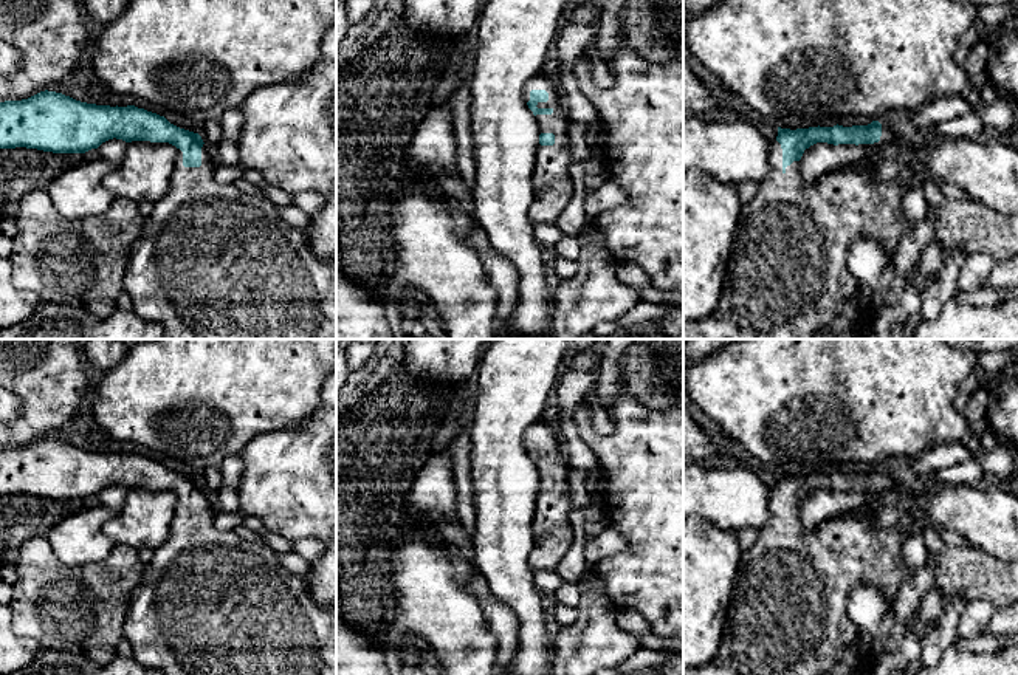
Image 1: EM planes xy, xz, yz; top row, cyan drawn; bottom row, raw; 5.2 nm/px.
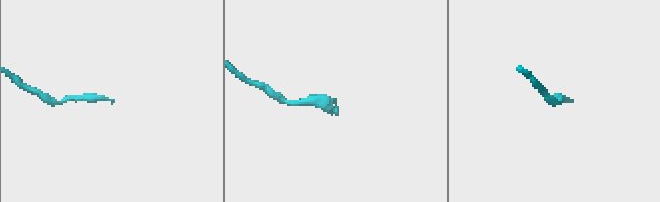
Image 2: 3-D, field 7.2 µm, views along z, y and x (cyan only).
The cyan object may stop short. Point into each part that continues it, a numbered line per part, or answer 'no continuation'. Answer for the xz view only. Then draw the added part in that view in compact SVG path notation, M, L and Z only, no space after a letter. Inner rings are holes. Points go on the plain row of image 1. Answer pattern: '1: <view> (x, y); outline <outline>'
1: xz (553, 533); outline M538 421L527 427L524 437L525 449L530 447L531 437L545 437L547 449L538 449L538 455L552 455L552 461L536 461L541 480L553 480L553 492L538 492L535 499L535 514L531 533L535 536L535 548L530 554L530 567L533 571L555 571L561 559L573 543L573 526L570 523L572 489L567 481L569 463L558 443L550 424Z

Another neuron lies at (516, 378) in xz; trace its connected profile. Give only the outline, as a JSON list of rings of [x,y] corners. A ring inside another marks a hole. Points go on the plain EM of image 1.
[[[494,339],[483,348],[477,368],[477,395],[468,426],[476,509],[476,526],[469,537],[474,568],[494,598],[510,607],[518,619],[519,641],[508,675],[549,675],[553,661],[553,636],[547,632],[549,608],[533,582],[528,562],[535,548],[531,523],[541,478],[524,437],[530,424],[550,413],[555,387],[570,353],[570,339]]]

